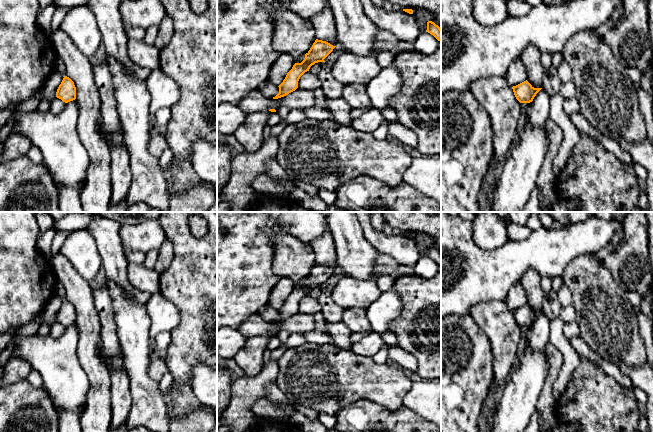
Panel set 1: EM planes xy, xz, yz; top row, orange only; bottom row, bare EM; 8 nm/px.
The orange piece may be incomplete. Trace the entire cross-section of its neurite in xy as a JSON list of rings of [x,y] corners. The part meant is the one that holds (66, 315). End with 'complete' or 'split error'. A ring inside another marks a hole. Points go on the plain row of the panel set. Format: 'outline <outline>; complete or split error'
outline [[[64,300],[61,308],[57,313],[56,321],[65,327],[76,323],[76,311],[74,306],[69,301]]]; complete

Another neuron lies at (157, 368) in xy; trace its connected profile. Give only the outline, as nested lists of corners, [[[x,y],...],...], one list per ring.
[[[154,356],[149,365],[149,376],[156,382],[160,382],[164,373],[167,371],[165,358]]]

